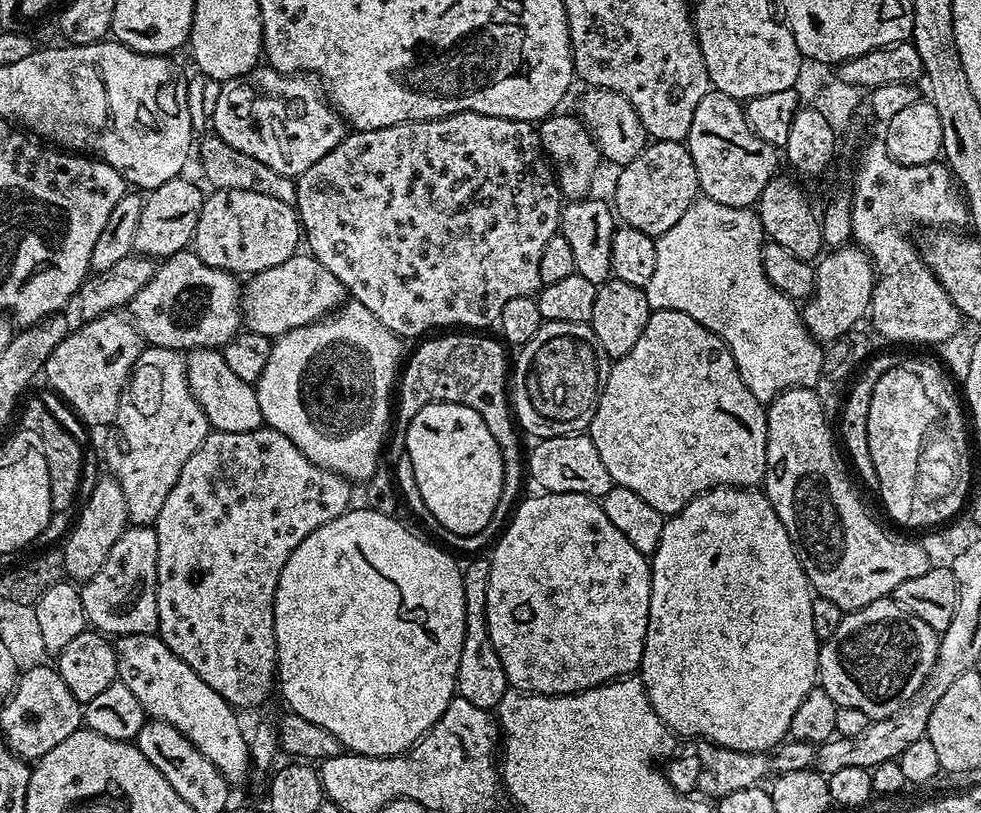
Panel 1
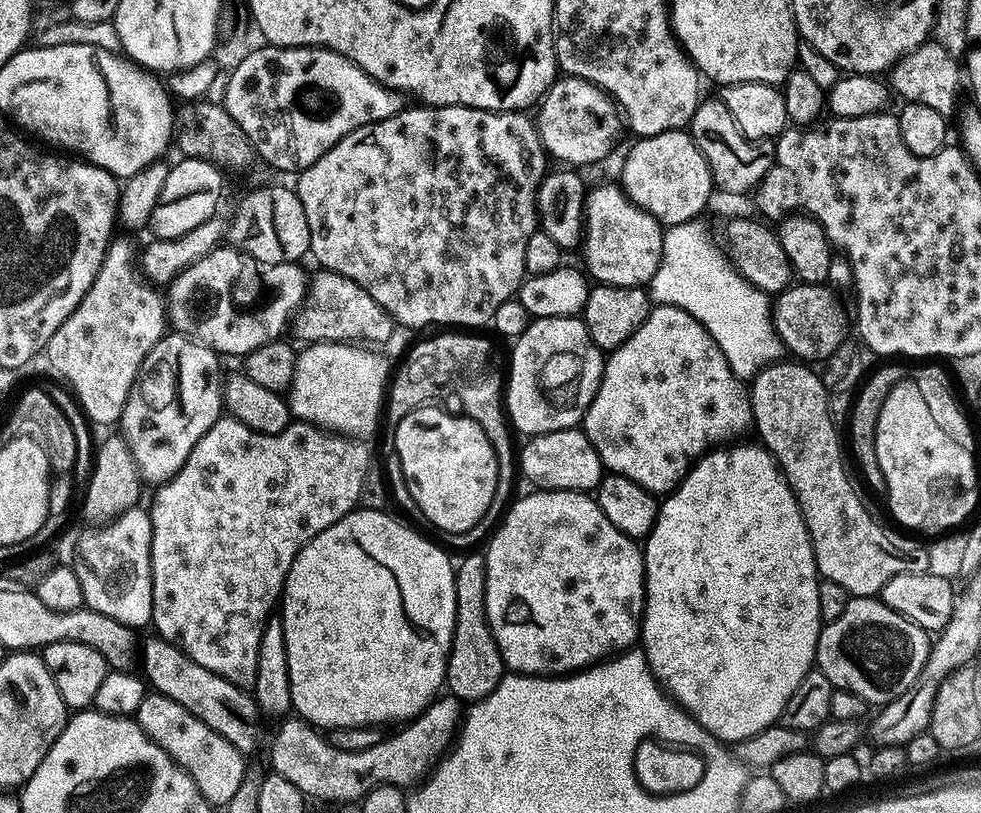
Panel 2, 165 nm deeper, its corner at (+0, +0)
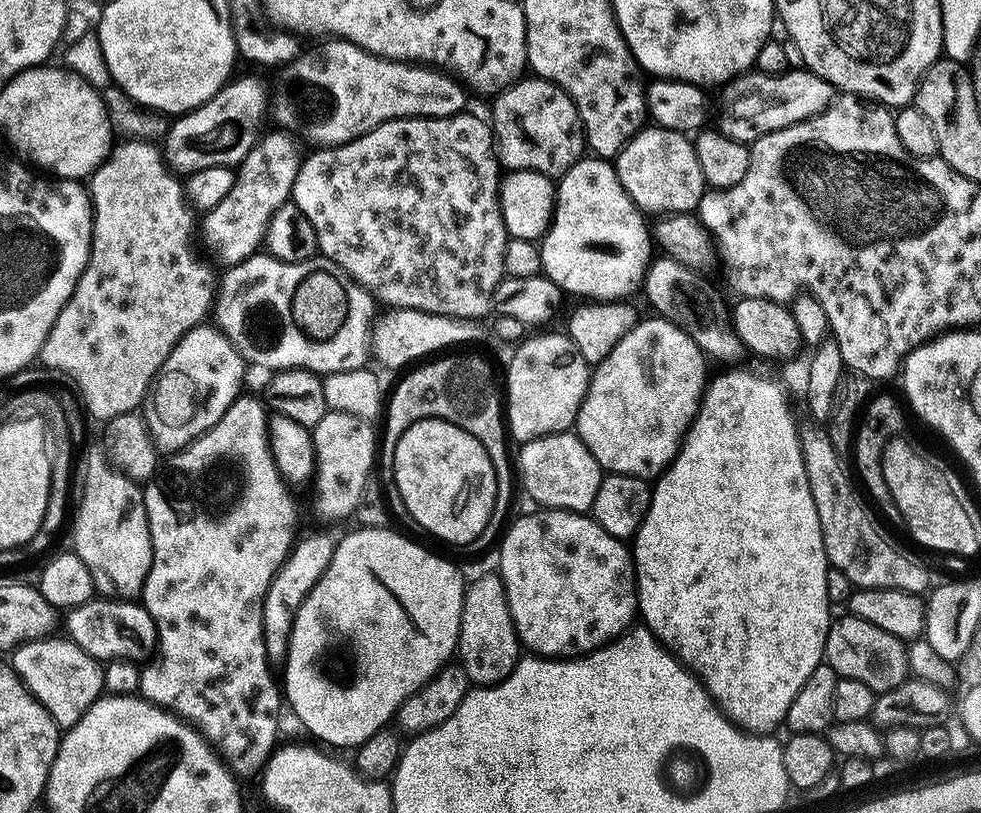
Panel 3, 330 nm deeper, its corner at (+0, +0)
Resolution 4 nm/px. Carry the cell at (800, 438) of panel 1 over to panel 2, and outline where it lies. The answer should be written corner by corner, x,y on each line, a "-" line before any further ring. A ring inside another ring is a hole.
787,360
777,361
775,364
768,365
764,368
759,375
753,377
750,384
750,399
752,401
752,418
754,421
754,428
760,431
763,447
767,448
772,454
772,459
780,465
781,472
784,473
786,479
788,479
788,485
790,490
794,494
794,498
798,502
800,507
800,513
802,518
806,522
808,527
808,533
812,539
812,549
814,550
814,558
816,559
817,573
823,579
830,582
838,582
838,586
842,586
852,596
876,596
886,586
886,582
890,582
890,578
894,578
898,574
906,574
913,571
914,565
908,561
908,556
887,536
886,533
880,529
880,524
874,517
868,513
866,505
860,501
858,493
852,489
852,484
848,481
848,472
844,469
844,452
840,449
840,436
836,433
836,424
832,421
832,416
828,413
828,400
830,400
830,394
824,388
823,377
816,371
812,372
810,369
792,362
786,362

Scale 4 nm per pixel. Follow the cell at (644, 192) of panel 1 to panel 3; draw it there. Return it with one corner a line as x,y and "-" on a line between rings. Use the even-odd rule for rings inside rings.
648,126
636,133
616,156
614,167
626,194
648,214
695,213
706,191
693,141
669,128

